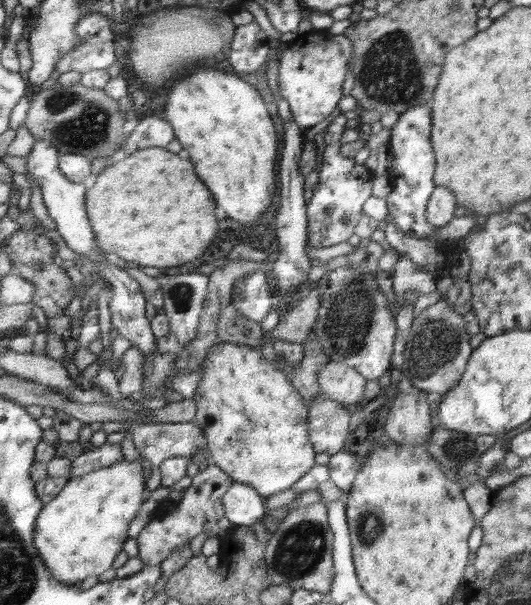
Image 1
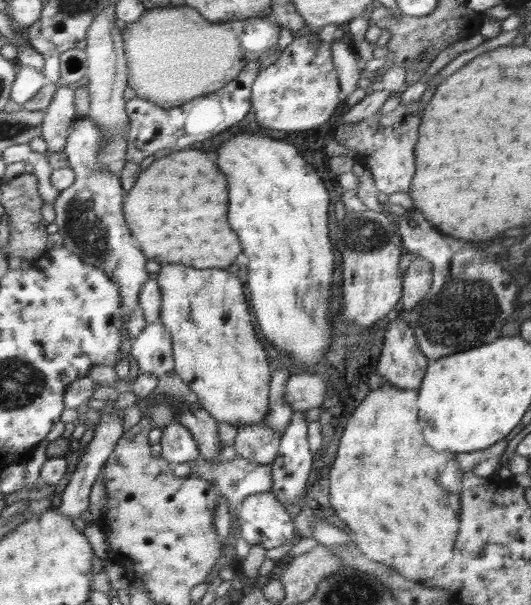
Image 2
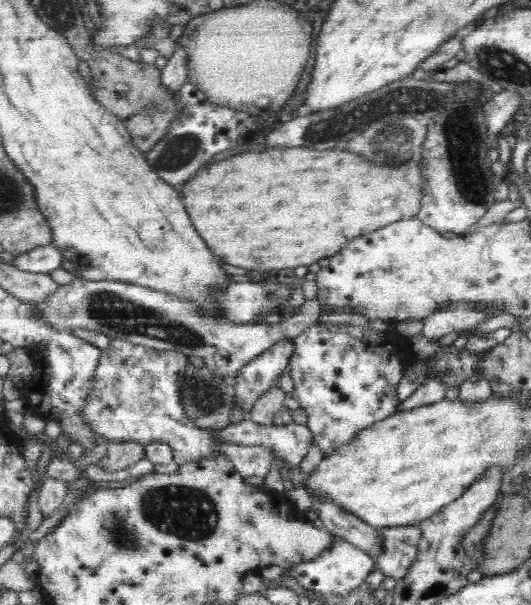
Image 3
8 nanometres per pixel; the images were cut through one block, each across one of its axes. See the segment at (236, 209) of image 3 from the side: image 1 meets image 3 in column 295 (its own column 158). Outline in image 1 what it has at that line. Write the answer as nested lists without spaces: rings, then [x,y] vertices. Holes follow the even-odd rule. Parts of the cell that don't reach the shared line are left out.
[[[148,148],[124,158],[122,162],[116,162],[110,166],[110,170],[104,170],[102,176],[96,178],[85,197],[87,218],[90,218],[100,250],[118,254],[124,260],[138,262],[142,267],[168,269],[196,261],[208,250],[218,232],[216,204],[210,190],[194,174],[194,164],[164,148]]]

